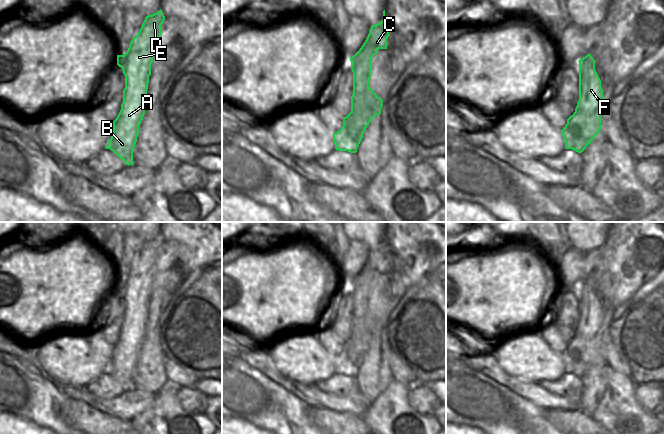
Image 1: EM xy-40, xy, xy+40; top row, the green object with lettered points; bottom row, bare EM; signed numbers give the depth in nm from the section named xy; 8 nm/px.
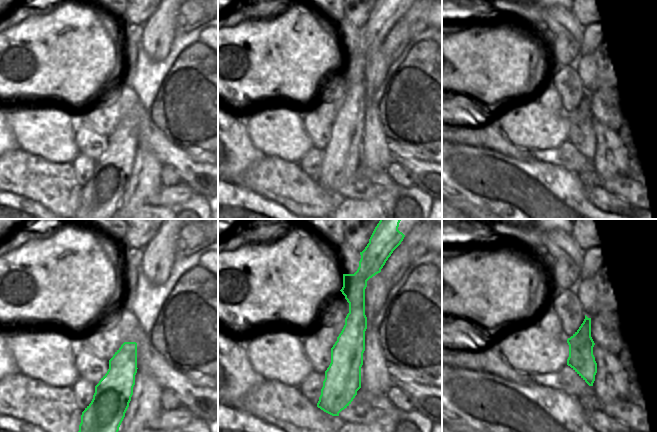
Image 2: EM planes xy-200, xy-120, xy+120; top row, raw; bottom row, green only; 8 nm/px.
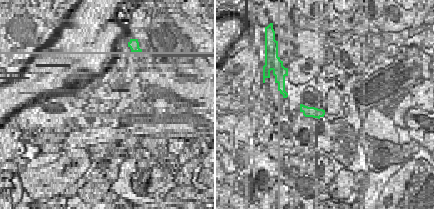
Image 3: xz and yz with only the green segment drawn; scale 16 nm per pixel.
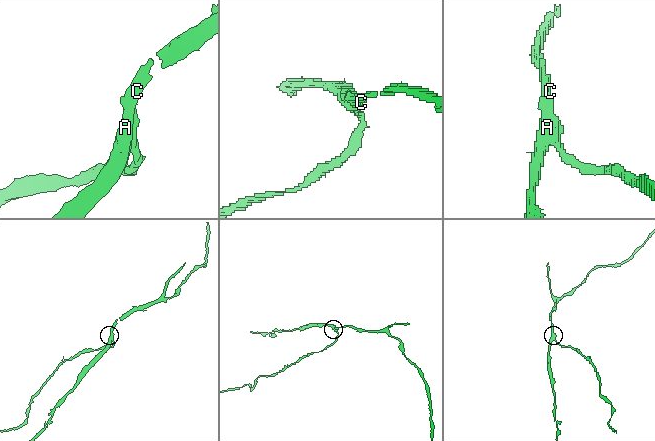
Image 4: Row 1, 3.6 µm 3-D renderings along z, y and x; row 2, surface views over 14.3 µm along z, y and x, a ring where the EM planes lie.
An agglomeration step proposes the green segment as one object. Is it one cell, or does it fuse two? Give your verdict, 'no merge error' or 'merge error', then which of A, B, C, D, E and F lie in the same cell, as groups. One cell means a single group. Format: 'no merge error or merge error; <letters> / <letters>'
merge error; A B C D E / F

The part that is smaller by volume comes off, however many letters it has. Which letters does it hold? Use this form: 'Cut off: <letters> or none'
Cut off: F.

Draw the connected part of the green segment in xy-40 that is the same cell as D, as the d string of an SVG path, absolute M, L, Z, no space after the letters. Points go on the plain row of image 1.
M161 233L146 240L127 276L117 279L117 289L122 292L125 300L125 312L121 334L113 345L113 356L105 372L110 373L128 390L133 389L133 374L145 338L151 288L155 276L163 272L159 262L164 244Z

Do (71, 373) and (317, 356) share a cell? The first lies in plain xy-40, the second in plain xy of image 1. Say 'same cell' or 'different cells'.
same cell

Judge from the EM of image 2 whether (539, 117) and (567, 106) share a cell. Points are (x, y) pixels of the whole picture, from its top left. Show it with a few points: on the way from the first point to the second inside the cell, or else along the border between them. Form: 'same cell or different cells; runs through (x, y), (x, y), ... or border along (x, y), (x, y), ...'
different cells; border along (563, 113), (566, 116)

